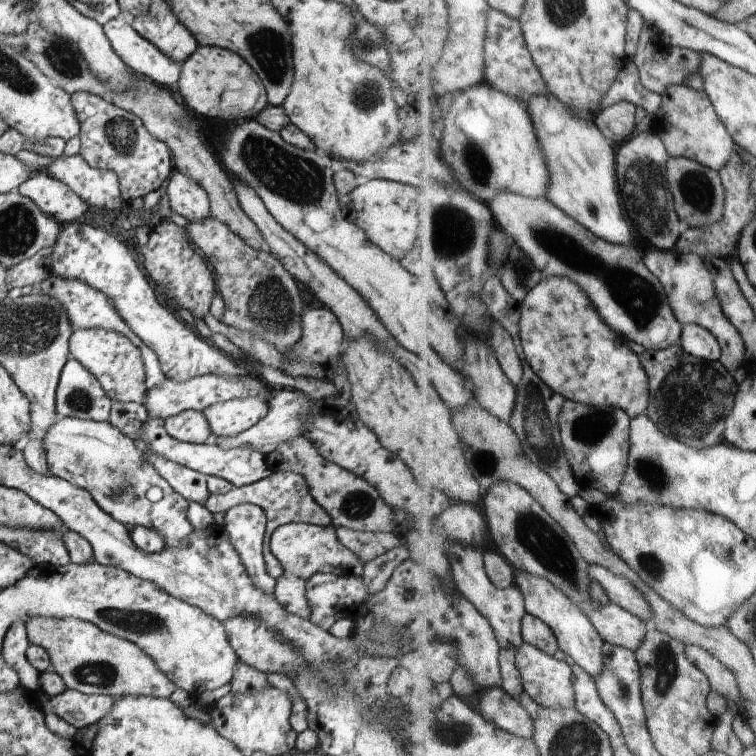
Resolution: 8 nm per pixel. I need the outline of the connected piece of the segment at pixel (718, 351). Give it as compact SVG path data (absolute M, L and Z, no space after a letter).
M698 323L685 325L682 345L692 354L705 358L706 362L722 362L725 355L724 346L718 335Z

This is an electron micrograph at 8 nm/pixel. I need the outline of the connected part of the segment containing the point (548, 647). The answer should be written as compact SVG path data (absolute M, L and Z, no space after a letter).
M530 613L524 617L525 640L539 646L548 654L562 656L561 640L557 630L537 614Z

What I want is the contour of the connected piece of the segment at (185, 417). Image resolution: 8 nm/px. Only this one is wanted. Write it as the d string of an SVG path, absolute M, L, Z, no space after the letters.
M186 409L165 420L166 432L185 443L206 443L212 436L208 419L203 411Z

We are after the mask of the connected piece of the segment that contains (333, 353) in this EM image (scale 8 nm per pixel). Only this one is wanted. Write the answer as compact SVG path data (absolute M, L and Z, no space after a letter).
M316 308L306 312L302 317L302 338L292 348L282 352L282 373L298 376L310 376L316 380L333 382L333 372L338 358L341 356L342 347L346 341L343 328L337 316L328 308Z

